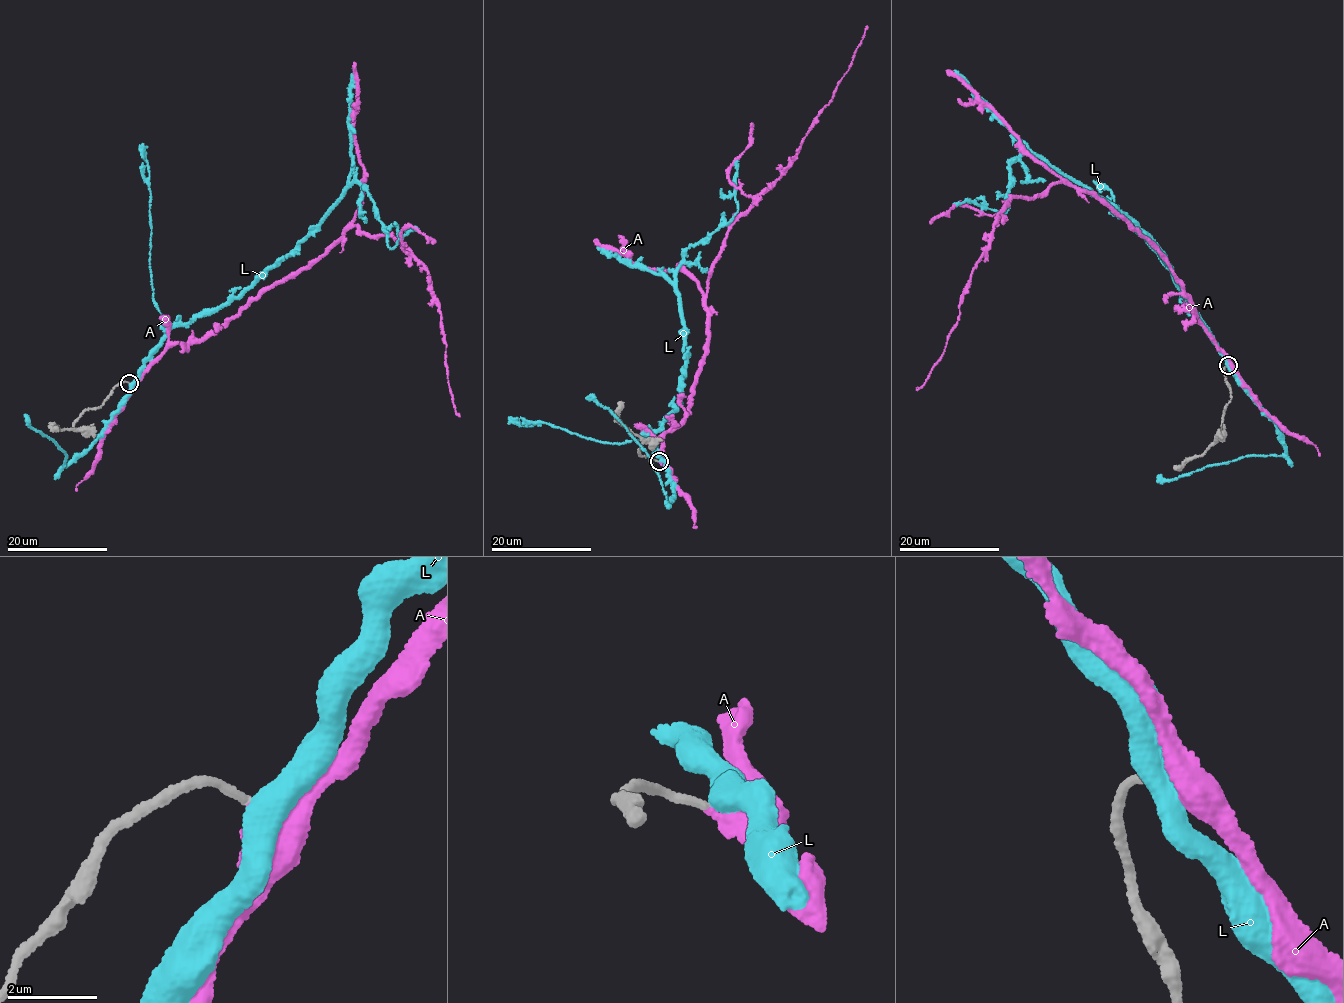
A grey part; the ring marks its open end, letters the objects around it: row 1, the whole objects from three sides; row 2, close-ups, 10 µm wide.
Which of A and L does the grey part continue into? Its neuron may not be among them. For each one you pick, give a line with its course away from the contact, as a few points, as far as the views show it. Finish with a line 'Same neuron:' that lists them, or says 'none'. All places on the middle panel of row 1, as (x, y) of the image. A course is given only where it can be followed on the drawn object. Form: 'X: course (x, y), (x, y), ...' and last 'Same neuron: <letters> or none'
A: course (658, 462), (663, 435), (691, 400), (708, 336), (707, 287), (728, 228), (790, 165), (832, 101), (867, 25)
Same neuron: A

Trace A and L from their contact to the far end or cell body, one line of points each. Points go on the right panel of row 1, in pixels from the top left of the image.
A: (1228, 365), (1155, 247), (1105, 204), (1056, 181), (1031, 197), (1016, 195), (1000, 214), (943, 354), (916, 390)
L: (1229, 365), (1149, 238), (1113, 206), (1039, 158), (1024, 154), (1010, 165), (1004, 213), (964, 200), (953, 203)

